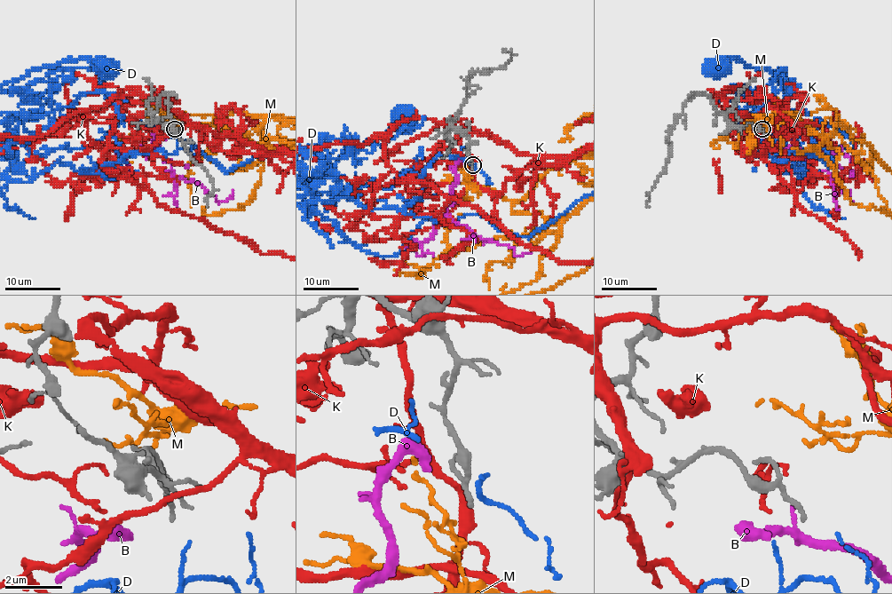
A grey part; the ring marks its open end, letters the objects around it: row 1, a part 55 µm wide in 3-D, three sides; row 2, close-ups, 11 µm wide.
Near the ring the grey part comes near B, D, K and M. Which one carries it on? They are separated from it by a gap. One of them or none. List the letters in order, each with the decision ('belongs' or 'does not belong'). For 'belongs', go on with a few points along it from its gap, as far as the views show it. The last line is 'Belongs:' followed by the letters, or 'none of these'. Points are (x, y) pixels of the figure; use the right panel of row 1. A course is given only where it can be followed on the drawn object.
B: does not belong
D: does not belong
K: does not belong
M: does not belong
Belongs: none of these

